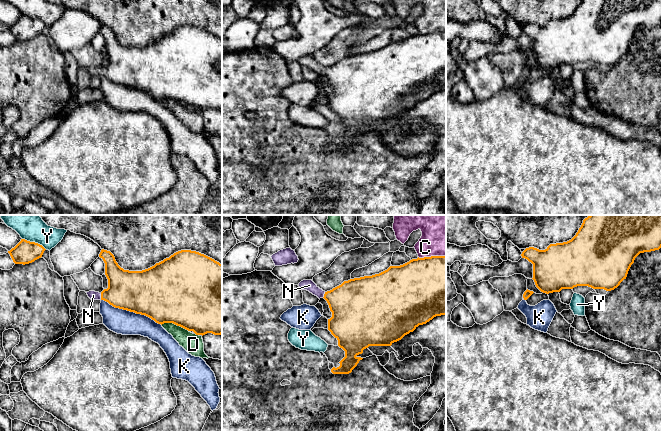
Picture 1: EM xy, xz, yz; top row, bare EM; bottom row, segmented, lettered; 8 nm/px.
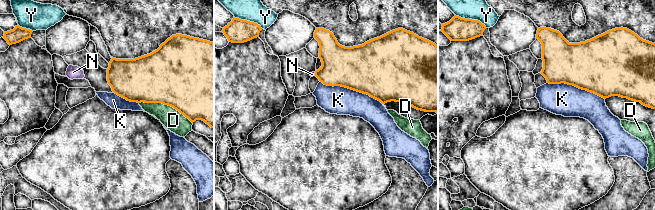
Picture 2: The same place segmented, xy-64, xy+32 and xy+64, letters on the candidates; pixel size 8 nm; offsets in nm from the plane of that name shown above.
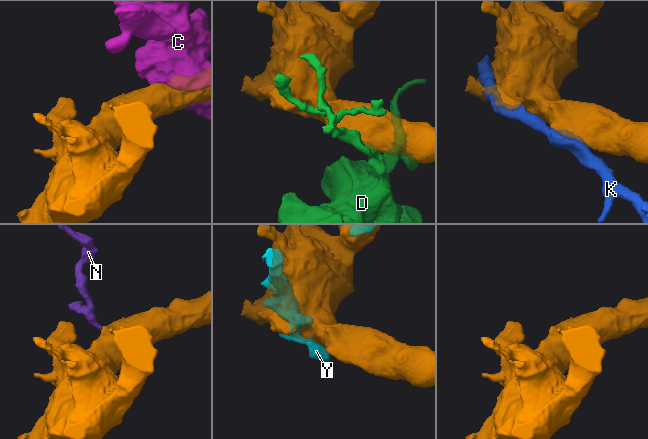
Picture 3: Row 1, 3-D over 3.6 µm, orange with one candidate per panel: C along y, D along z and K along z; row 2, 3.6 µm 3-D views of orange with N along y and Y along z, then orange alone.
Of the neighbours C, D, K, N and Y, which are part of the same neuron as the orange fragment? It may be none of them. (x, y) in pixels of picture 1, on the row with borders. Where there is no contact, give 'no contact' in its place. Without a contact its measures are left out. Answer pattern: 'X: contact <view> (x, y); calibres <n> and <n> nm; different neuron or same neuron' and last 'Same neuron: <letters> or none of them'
C: contact xz (431, 256); calibres 480 and 380 nm; different neuron
D: contact xy (175, 324); calibres 500 and 160 nm; different neuron
K: contact xy (131, 311); calibres 400 and 200 nm; different neuron
N: contact xy (101, 296); calibres 320 and 70 nm; same neuron
Y: contact xy (34, 242); calibres 190 and 280 nm; different neuron
Same neuron: N

